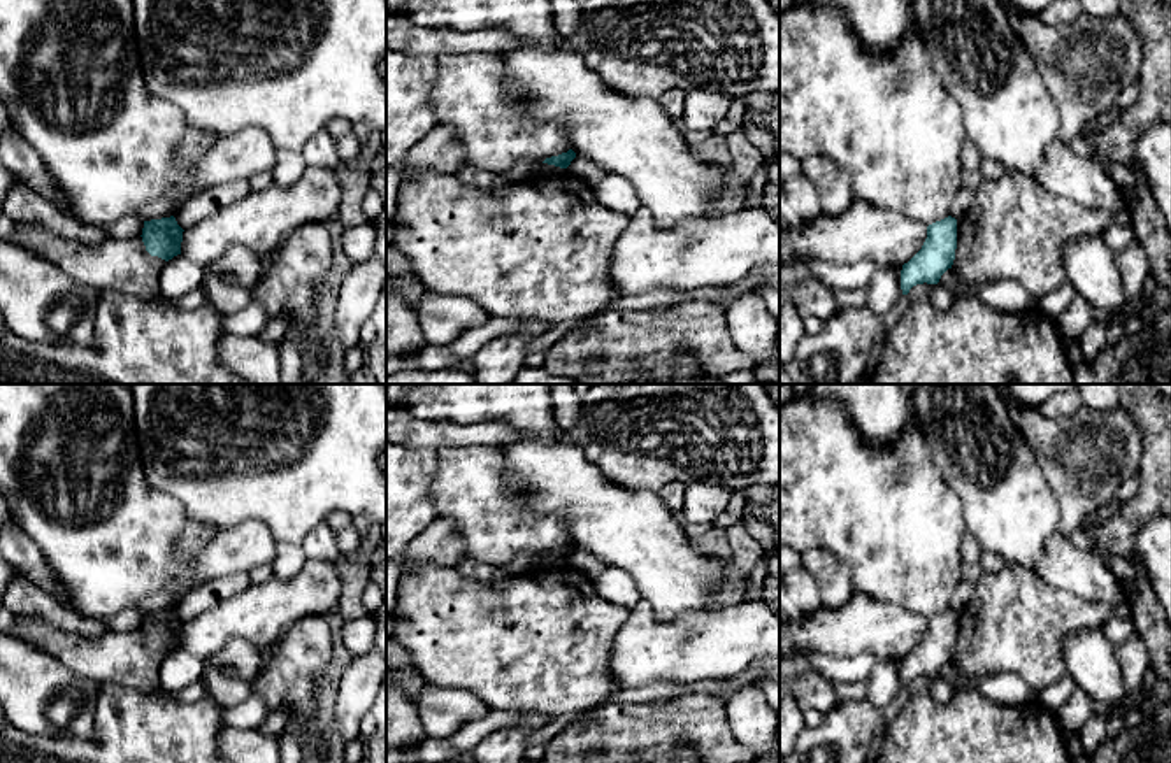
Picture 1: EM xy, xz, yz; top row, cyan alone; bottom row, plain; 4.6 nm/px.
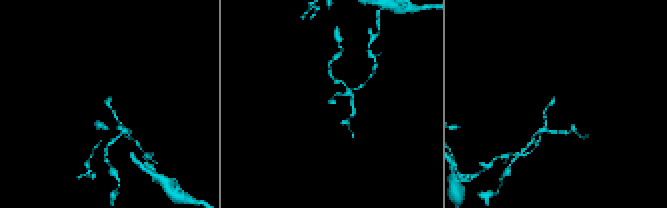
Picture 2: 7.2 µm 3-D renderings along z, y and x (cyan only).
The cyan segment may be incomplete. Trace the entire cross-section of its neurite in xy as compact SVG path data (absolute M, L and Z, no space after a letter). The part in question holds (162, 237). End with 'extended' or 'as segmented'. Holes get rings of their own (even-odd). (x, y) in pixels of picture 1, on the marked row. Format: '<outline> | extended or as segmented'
M170 216L144 221L140 237L146 246L146 251L151 256L158 256L169 261L174 256L181 254L183 232L184 230L177 225L176 217Z | as segmented

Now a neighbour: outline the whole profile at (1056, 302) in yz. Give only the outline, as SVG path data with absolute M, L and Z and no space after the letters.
M1069 282L1055 288L1048 295L1038 300L1038 307L1043 314L1057 319L1074 300L1076 291Z

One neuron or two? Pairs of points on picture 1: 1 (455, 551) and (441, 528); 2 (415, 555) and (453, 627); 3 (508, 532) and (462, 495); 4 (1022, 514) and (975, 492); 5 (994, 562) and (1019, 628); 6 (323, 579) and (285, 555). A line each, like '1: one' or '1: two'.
1: one
2: two
3: one
4: one
5: two
6: two

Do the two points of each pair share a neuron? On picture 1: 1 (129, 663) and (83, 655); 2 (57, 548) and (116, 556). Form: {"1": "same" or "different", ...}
{"1": "same", "2": "same"}

